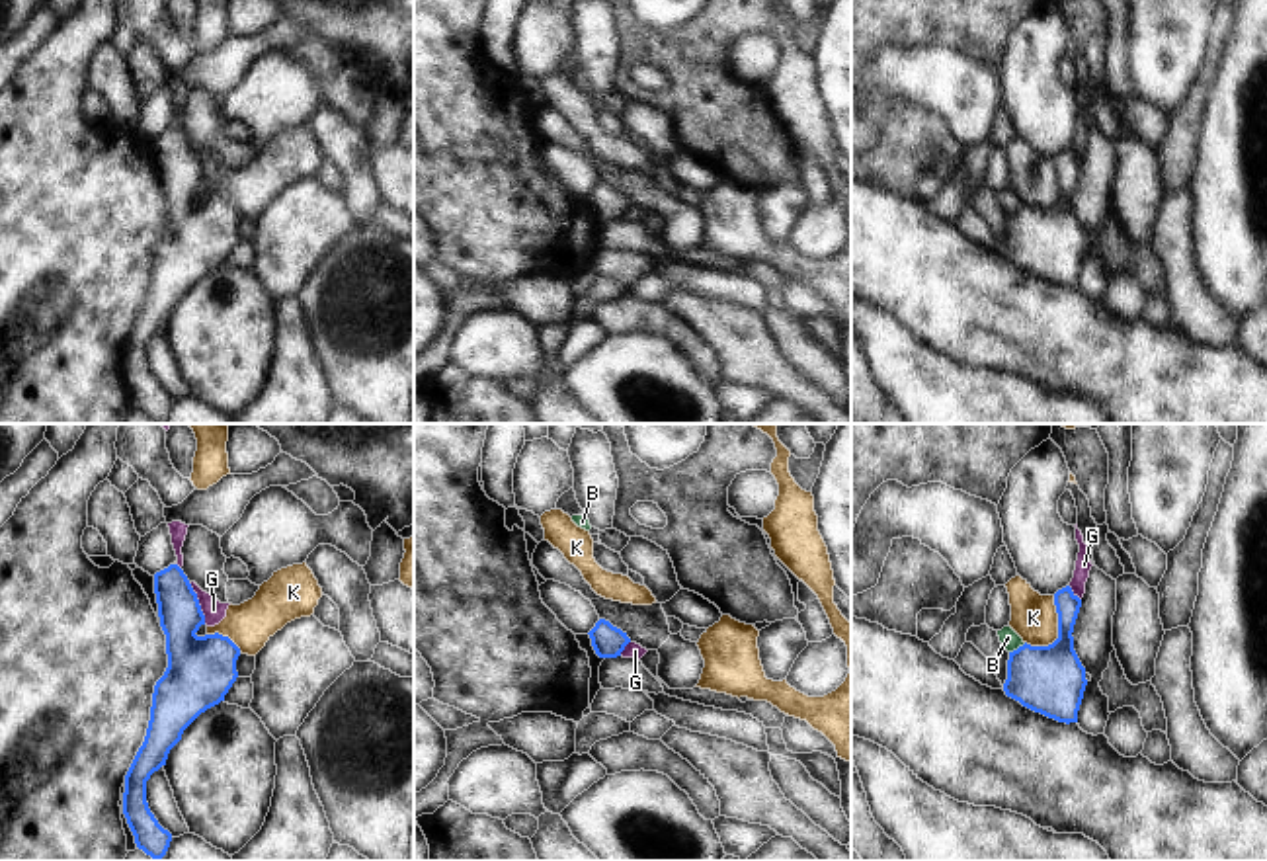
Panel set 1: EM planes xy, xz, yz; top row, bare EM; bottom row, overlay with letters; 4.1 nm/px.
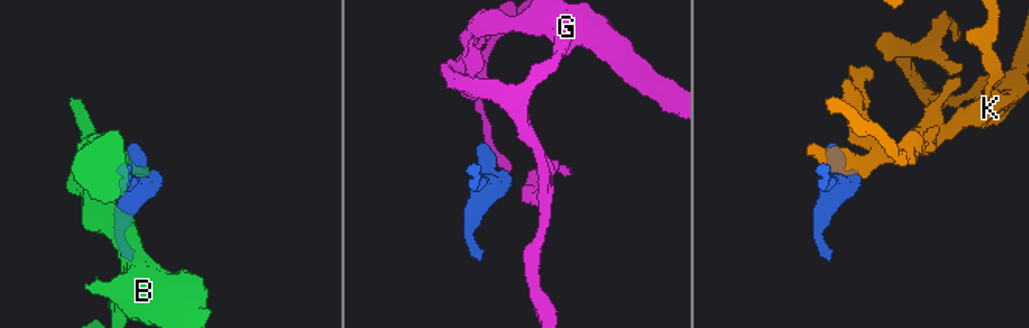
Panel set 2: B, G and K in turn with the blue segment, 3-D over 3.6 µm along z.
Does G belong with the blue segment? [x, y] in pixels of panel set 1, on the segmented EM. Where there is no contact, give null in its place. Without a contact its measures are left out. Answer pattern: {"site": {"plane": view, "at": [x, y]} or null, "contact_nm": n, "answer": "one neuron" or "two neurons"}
{"site": {"plane": "xy", "at": [198, 604]}, "contact_nm": 190, "answer": "two neurons"}

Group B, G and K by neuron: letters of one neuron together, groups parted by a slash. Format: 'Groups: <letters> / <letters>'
Groups: B / G / K.

